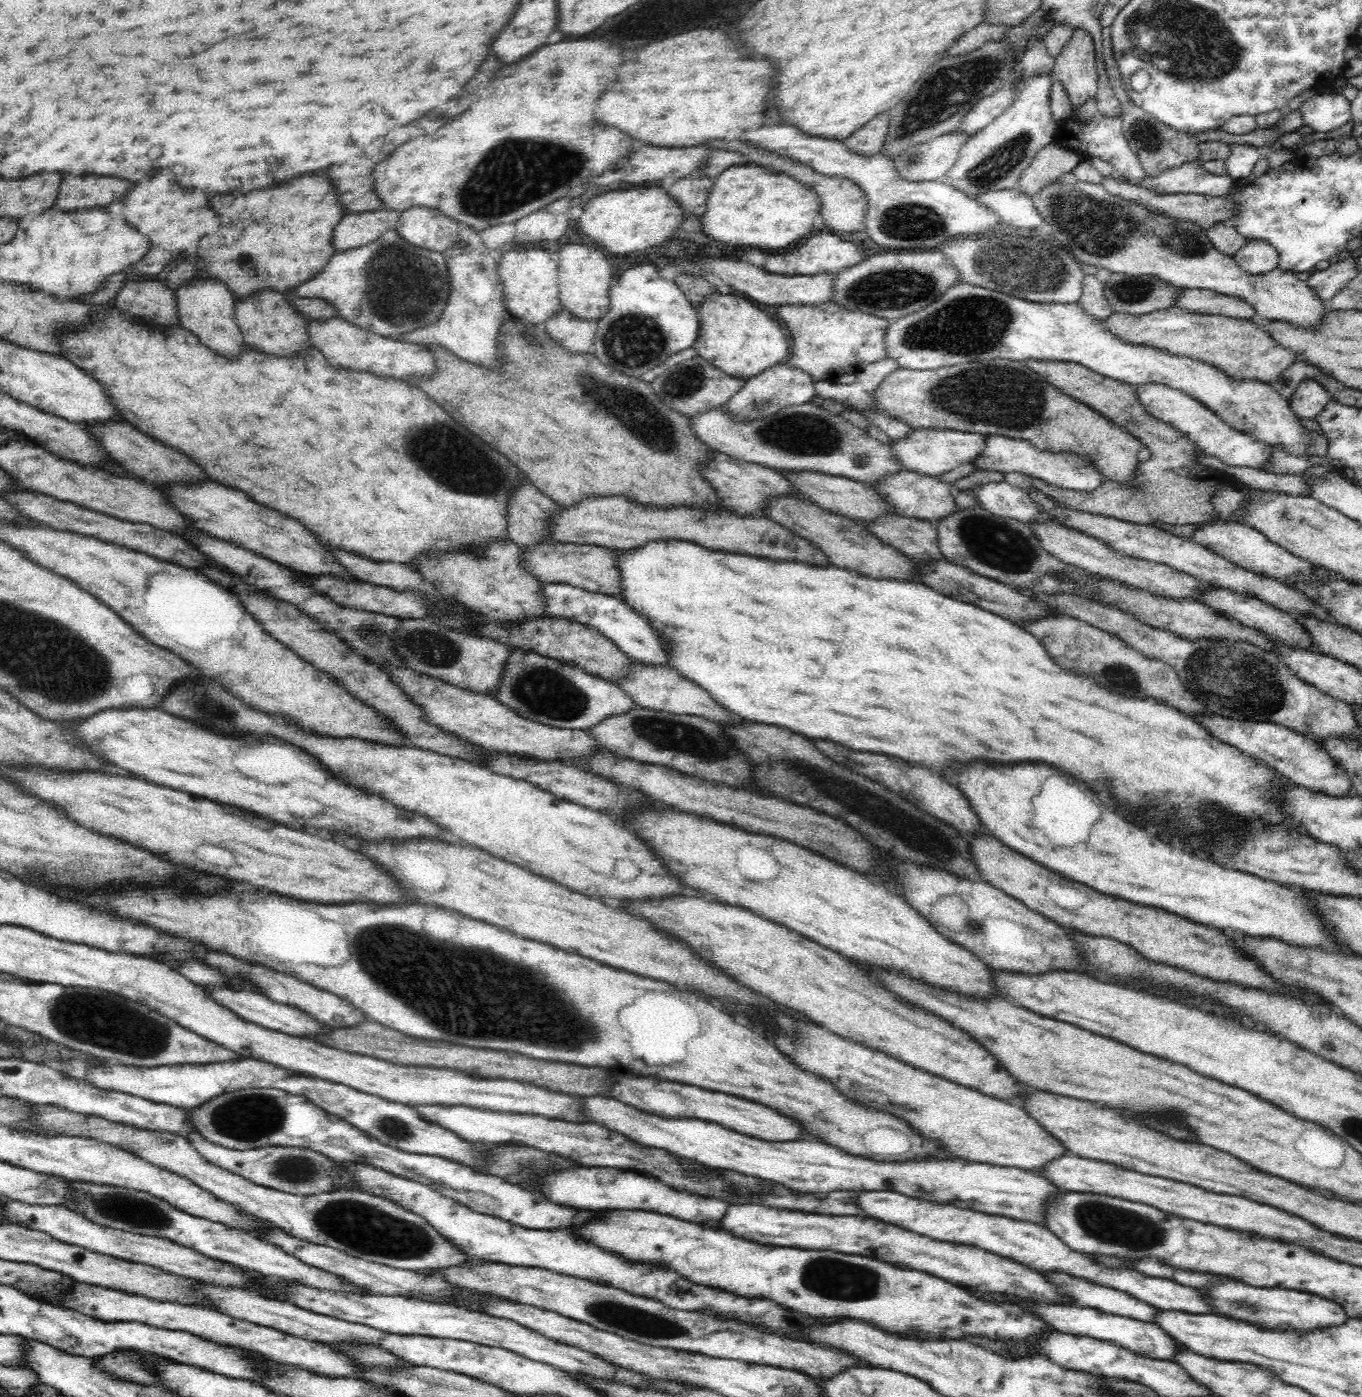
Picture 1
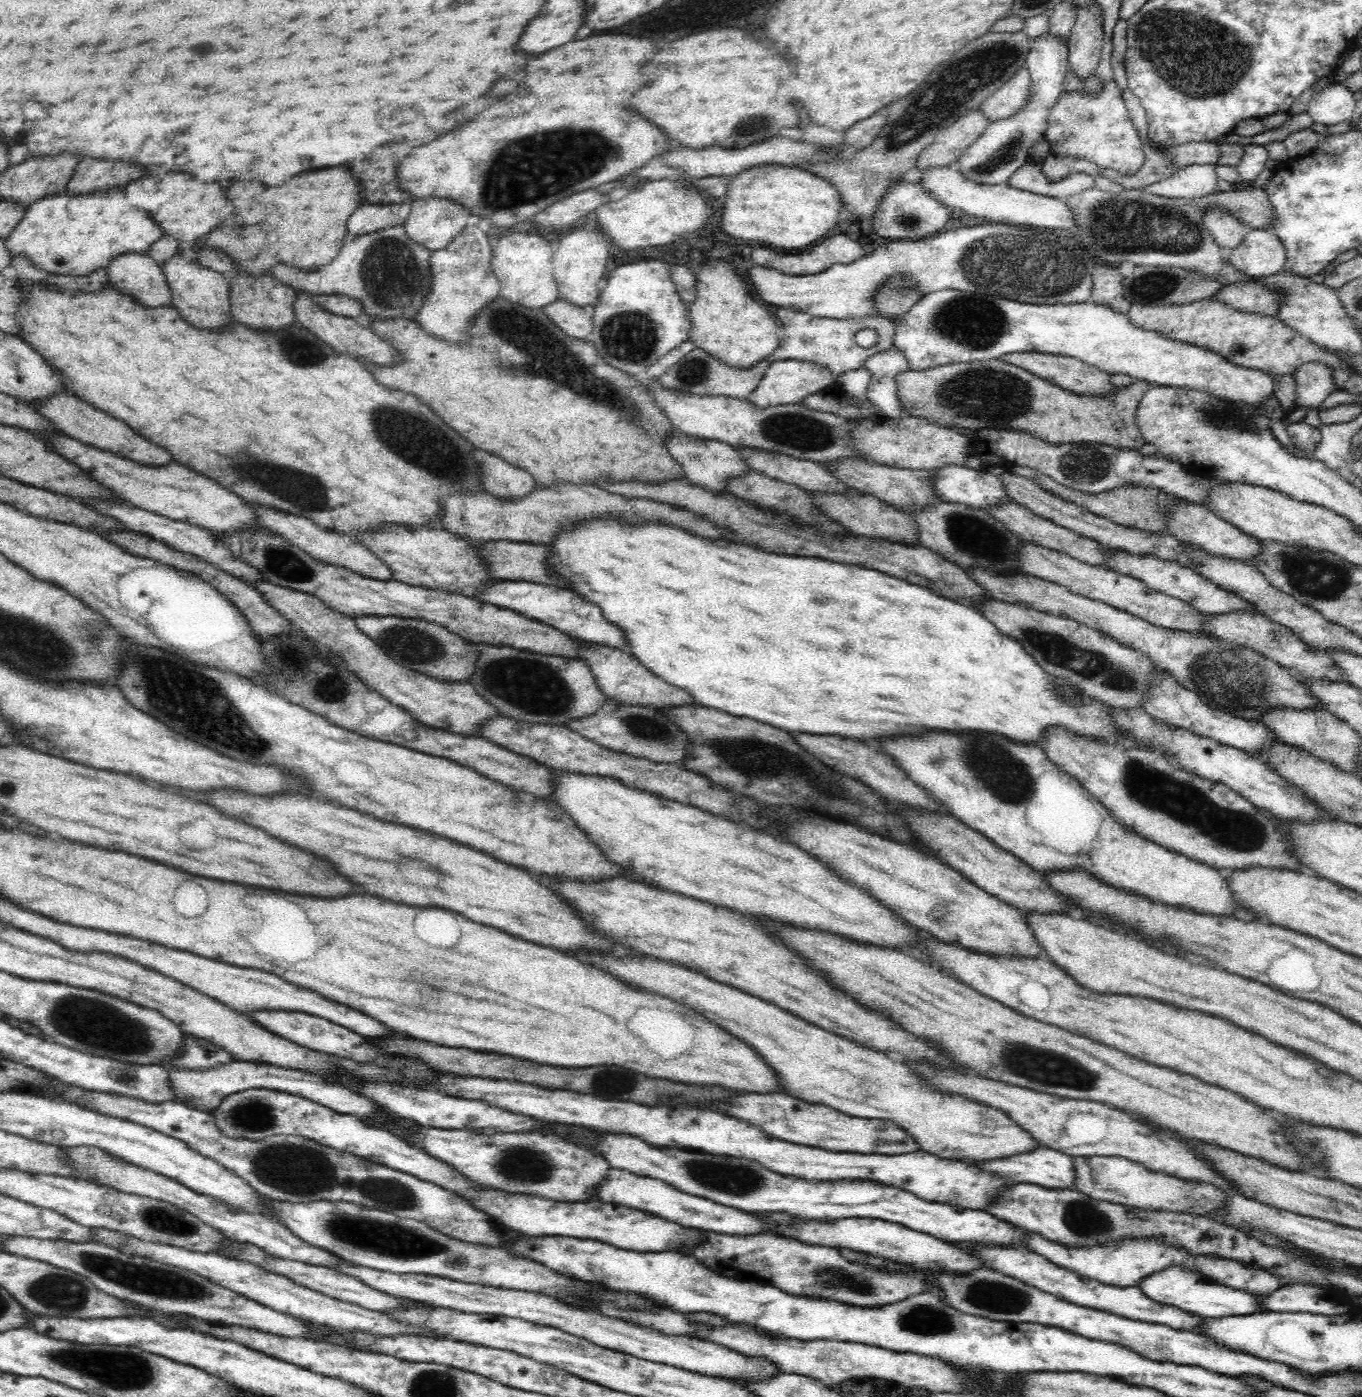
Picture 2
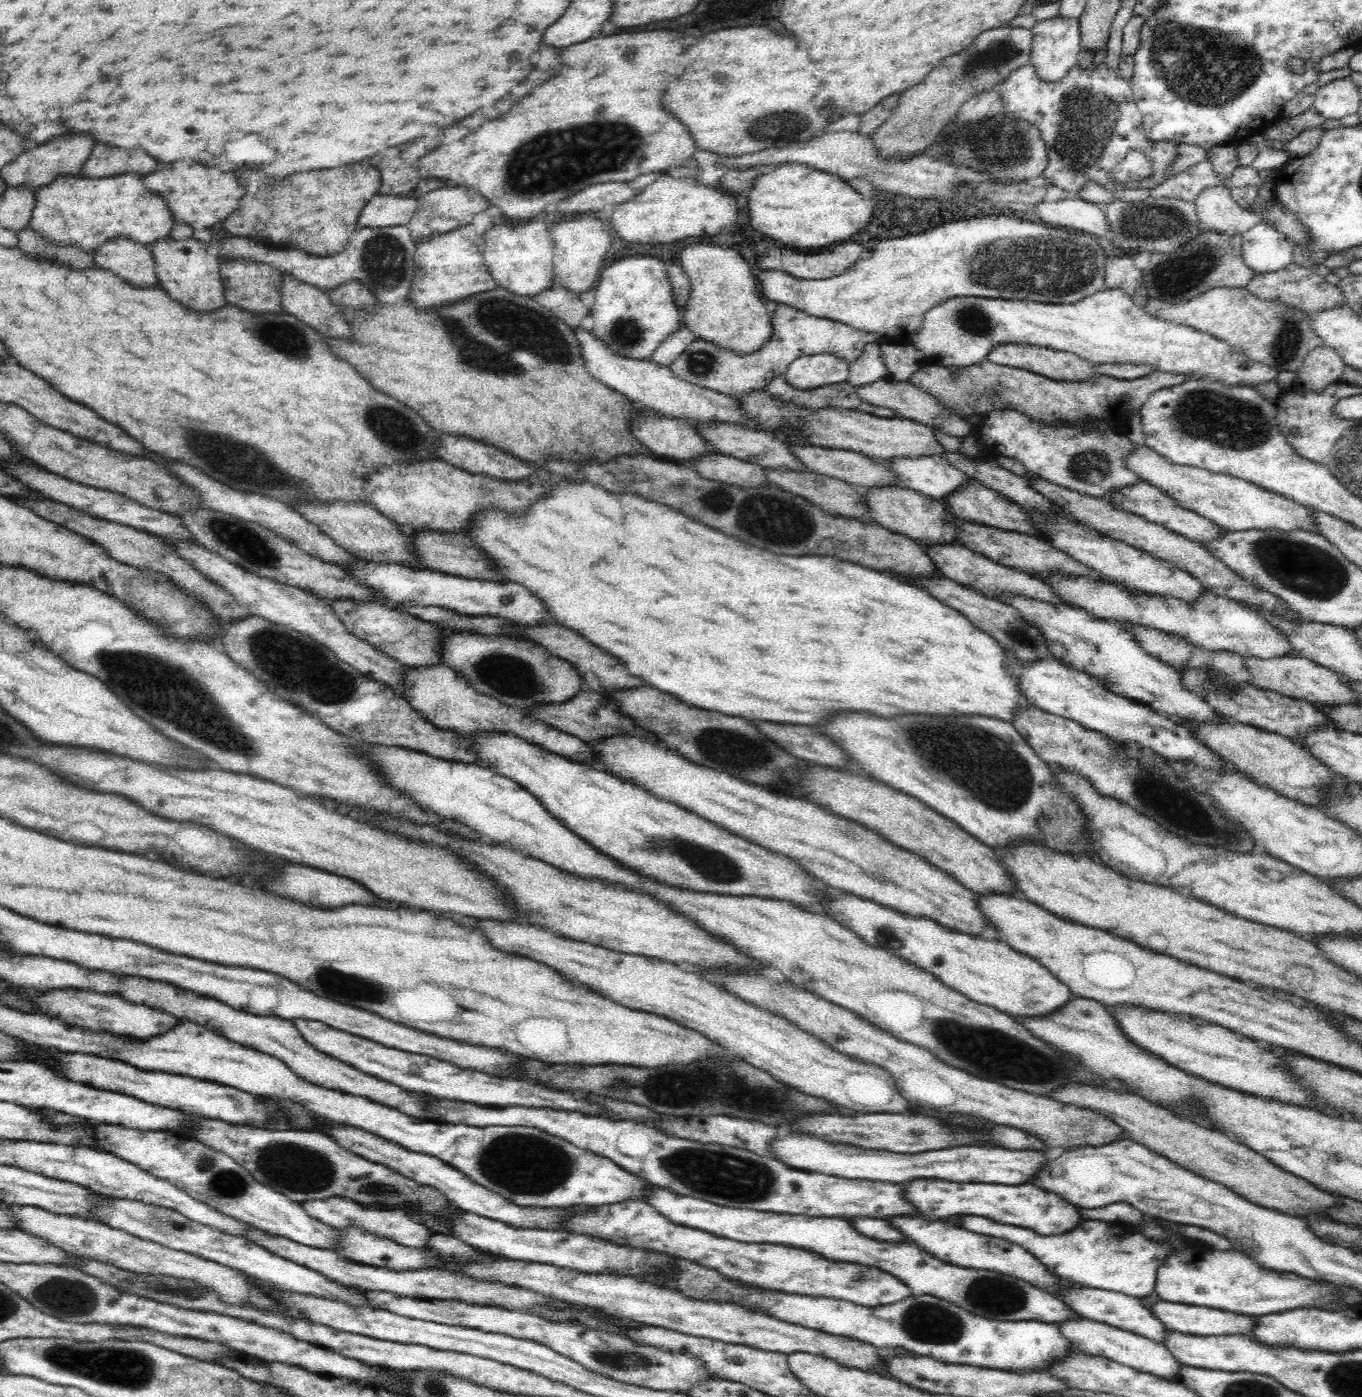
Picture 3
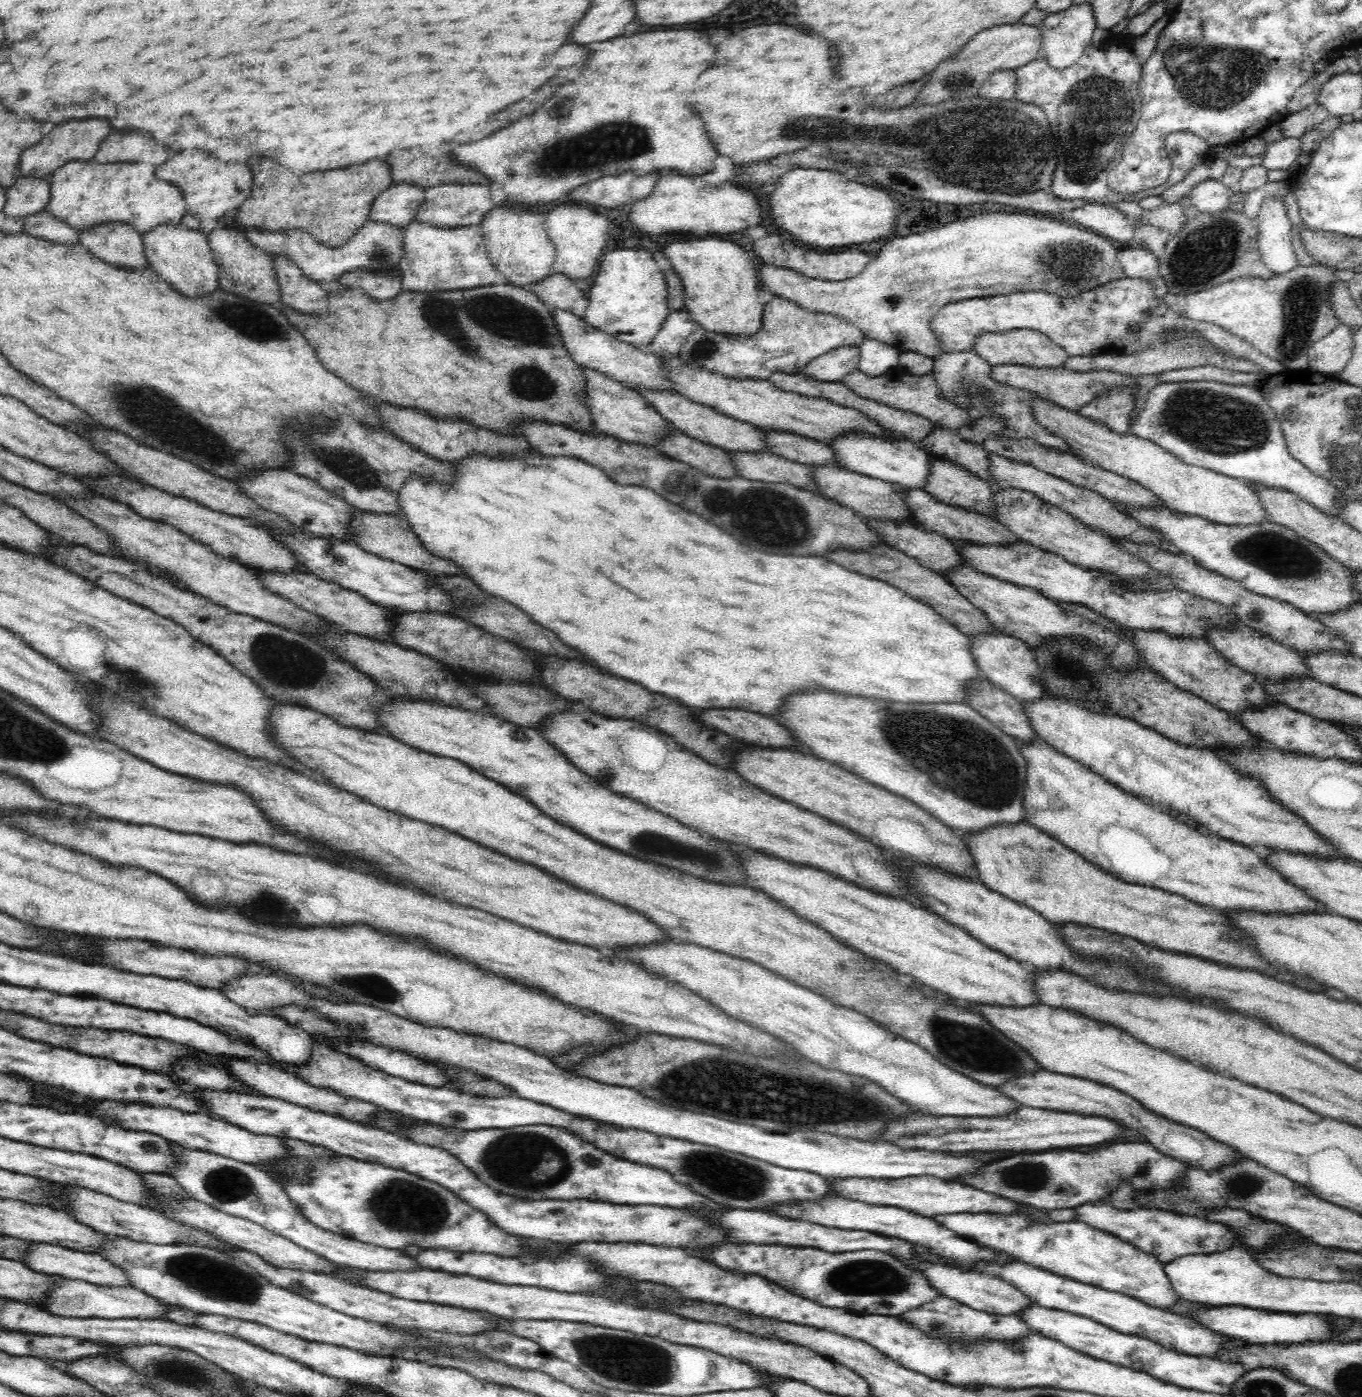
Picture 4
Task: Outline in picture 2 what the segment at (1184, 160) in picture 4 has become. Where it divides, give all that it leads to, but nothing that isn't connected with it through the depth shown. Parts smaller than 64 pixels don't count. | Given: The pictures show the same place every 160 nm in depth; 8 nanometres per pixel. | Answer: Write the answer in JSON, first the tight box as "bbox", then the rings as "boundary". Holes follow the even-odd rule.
{"bbox":[979,66,1146,176],"boundary":[[[1026,66],[1018,70],[1009,82],[990,94],[979,108],[992,122],[1008,120],[1030,102],[1032,96],[1032,78]],[[1112,80],[1101,82],[1101,86],[1098,92],[1092,94],[1086,92],[1084,88],[1080,91],[1068,93],[1064,90],[1060,93],[1058,101],[1048,108],[1044,140],[1049,144],[1052,154],[1056,156],[1083,158],[1096,164],[1098,170],[1110,169],[1121,175],[1132,176],[1142,168],[1146,160],[1143,151],[1144,142],[1130,119],[1118,83]]]}

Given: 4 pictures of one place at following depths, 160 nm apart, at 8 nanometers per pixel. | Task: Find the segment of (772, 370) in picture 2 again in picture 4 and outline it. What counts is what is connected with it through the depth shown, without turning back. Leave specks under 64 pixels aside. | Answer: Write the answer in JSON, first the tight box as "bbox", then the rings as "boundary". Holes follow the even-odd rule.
{"bbox":[802,346,859,382],"boundary":[[[844,346],[815,358],[802,371],[822,382],[838,382],[858,368],[859,360],[859,346]]]}

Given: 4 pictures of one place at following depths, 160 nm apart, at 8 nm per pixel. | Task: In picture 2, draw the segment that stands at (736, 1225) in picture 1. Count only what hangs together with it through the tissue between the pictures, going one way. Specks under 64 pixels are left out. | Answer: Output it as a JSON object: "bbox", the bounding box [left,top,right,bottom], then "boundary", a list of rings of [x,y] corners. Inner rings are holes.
{"bbox":[766,1214,982,1272],"boundary":[[[766,1214],[771,1226],[774,1226],[774,1234],[782,1236],[792,1236],[798,1238],[800,1242],[806,1244],[819,1244],[836,1248],[849,1248],[866,1252],[866,1254],[877,1254],[880,1258],[893,1260],[894,1262],[904,1262],[911,1268],[921,1268],[922,1270],[948,1270],[950,1272],[970,1272],[976,1268],[982,1268],[982,1263],[978,1263],[976,1256],[966,1254],[962,1247],[950,1245],[946,1241],[938,1240],[934,1236],[918,1234],[906,1226],[898,1226],[892,1222],[882,1222],[876,1218],[846,1218],[838,1222],[814,1222],[814,1220],[792,1220],[788,1214]]]}

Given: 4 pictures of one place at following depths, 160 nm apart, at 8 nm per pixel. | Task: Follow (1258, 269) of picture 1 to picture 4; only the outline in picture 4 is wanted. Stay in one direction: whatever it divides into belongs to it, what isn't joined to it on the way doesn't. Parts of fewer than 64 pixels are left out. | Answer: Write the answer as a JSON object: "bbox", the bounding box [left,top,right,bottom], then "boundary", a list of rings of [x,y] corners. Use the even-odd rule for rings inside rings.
{"bbox":[1258,196,1298,274],"boundary":[[[1284,196],[1267,197],[1258,208],[1258,250],[1264,264],[1276,274],[1284,274],[1298,265],[1292,246],[1292,223]]]}

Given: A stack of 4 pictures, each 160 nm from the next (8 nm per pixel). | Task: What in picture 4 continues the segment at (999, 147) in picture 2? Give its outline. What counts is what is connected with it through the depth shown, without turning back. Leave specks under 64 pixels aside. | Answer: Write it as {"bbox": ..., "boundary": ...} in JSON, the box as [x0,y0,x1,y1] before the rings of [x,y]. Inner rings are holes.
{"bbox":[1037,1,1097,70],"boundary":[[[1091,1],[1072,4],[1072,6],[1057,13],[1050,13],[1042,24],[1037,25],[1042,35],[1042,53],[1045,53],[1050,67],[1063,70],[1075,64],[1091,43],[1092,34],[1097,28]]]}

